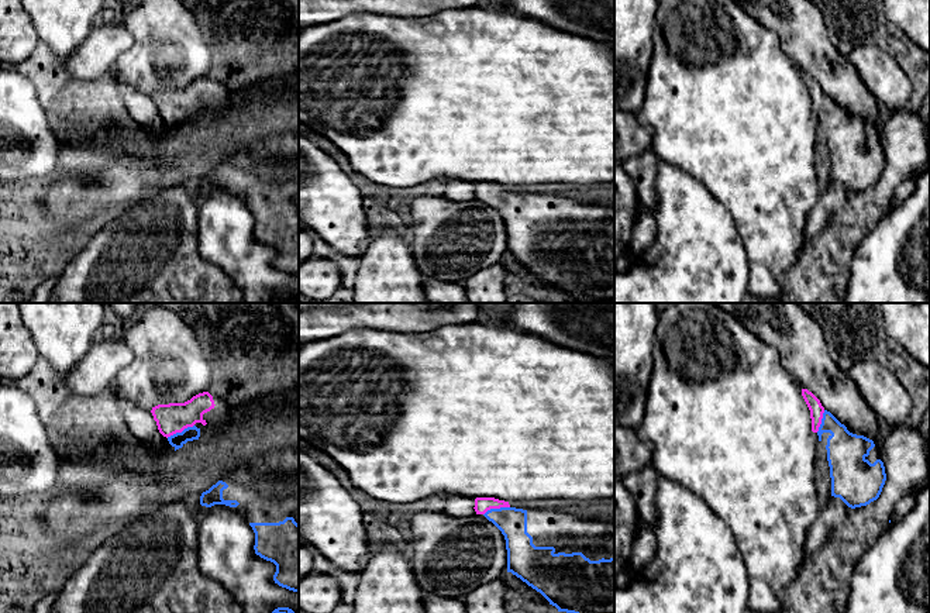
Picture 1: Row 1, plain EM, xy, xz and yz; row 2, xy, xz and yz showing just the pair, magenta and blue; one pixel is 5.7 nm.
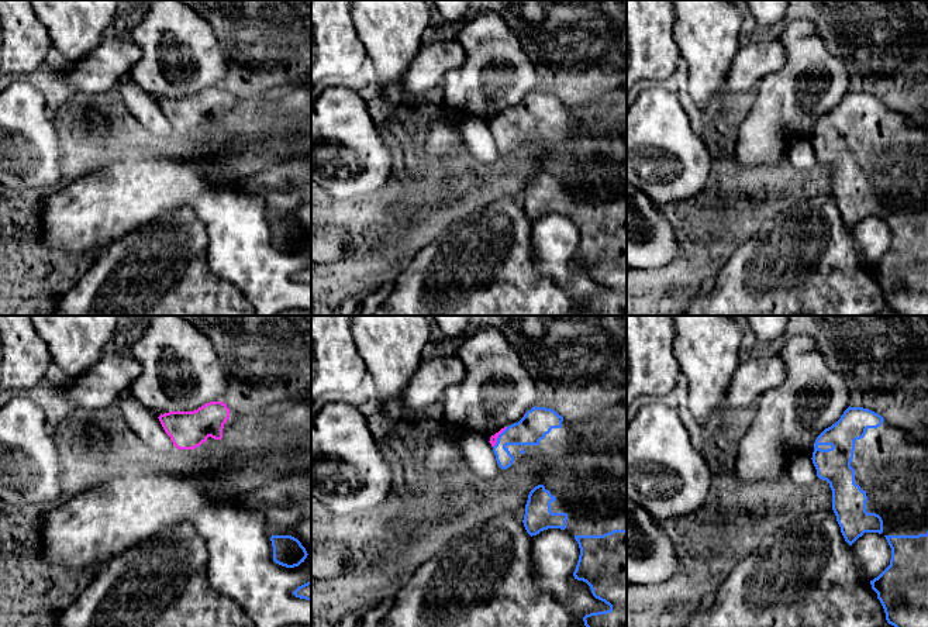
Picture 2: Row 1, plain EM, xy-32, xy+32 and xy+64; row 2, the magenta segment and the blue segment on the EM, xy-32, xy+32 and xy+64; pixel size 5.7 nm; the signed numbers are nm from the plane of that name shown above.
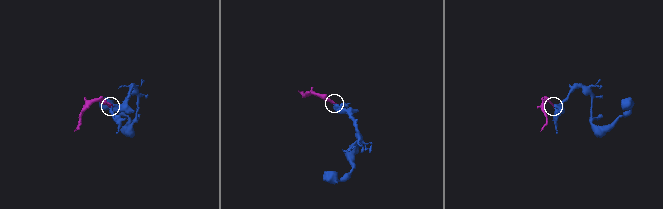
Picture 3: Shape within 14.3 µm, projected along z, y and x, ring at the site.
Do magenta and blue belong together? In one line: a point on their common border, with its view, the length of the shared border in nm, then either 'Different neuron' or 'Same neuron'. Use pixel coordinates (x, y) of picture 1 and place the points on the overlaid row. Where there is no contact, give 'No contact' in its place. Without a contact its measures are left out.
Touches magenta at xy (179, 431). Shared border 180 nm. Same neuron

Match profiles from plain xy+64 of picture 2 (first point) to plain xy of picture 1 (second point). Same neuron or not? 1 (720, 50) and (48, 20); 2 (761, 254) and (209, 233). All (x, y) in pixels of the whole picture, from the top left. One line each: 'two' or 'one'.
1: one
2: two

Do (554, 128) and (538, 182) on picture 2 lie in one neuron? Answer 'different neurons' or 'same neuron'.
same neuron

